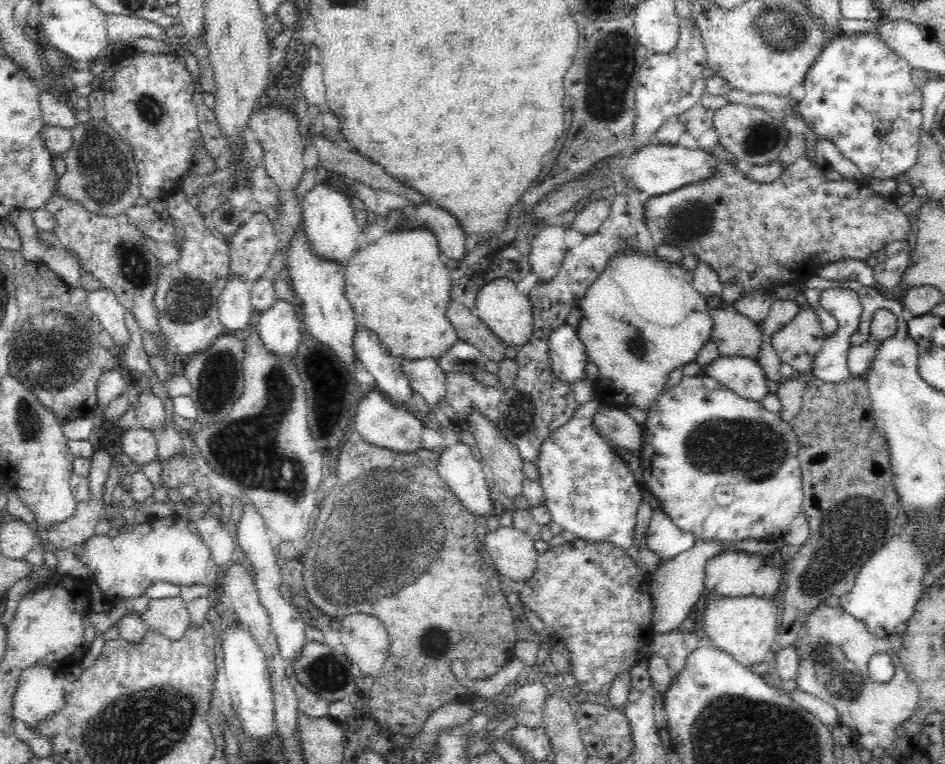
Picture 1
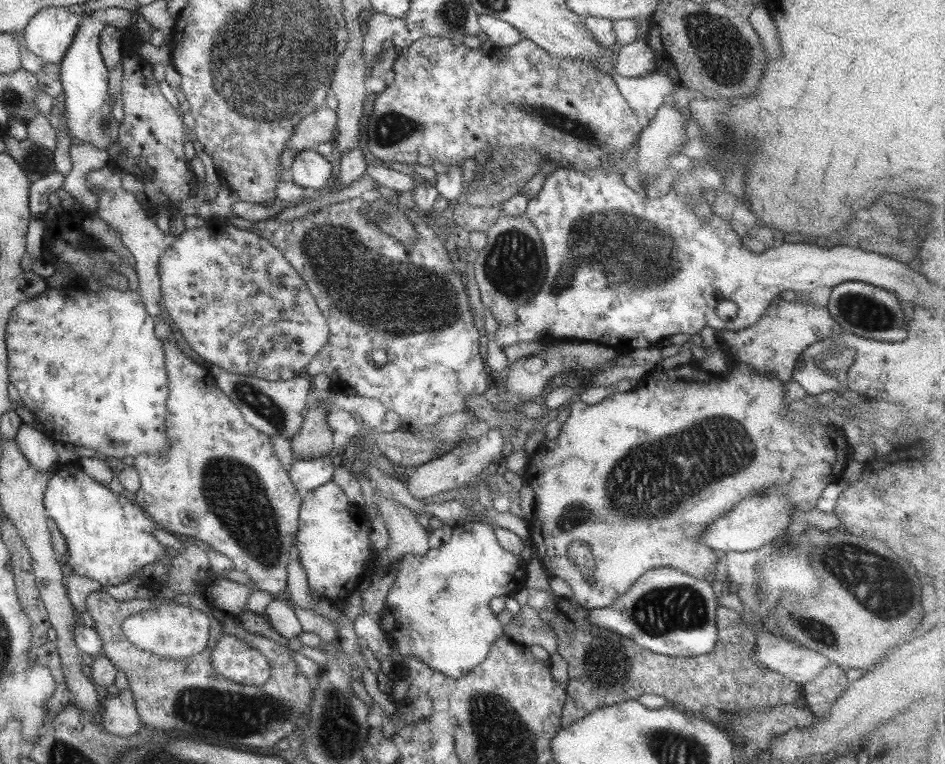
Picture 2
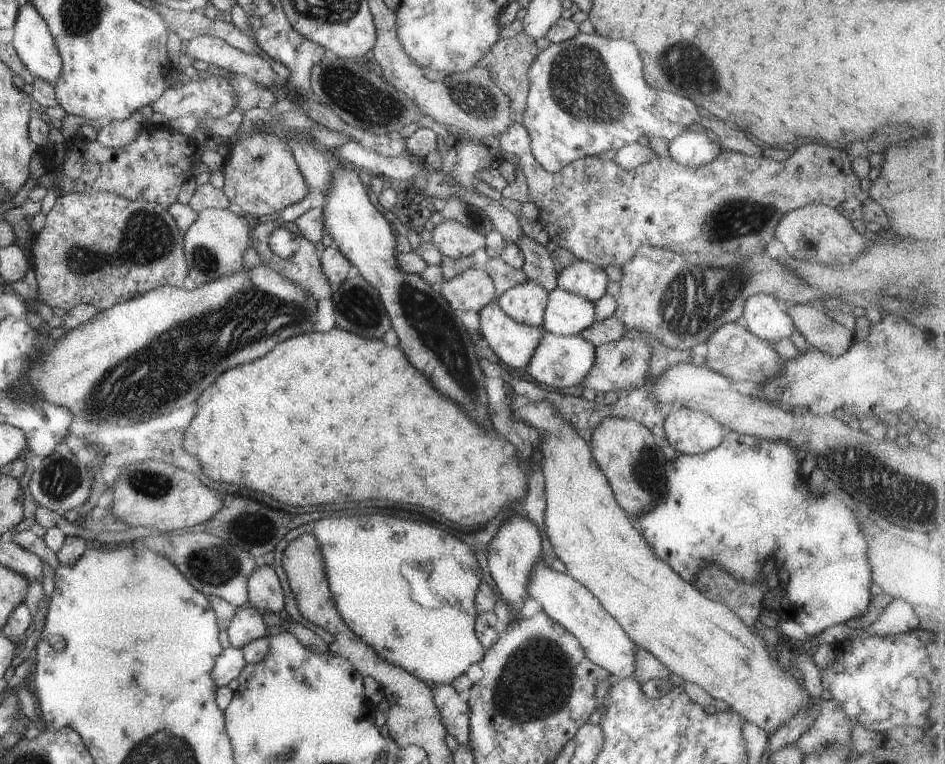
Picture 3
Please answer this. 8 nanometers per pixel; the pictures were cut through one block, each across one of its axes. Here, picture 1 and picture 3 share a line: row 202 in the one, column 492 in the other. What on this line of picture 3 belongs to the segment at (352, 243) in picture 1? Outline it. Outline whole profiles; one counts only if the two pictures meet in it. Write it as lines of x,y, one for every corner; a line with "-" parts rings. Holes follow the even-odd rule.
496,301
489,302
480,315
480,332
500,360
512,368
527,366
533,350
546,332
542,327
531,327
510,318

